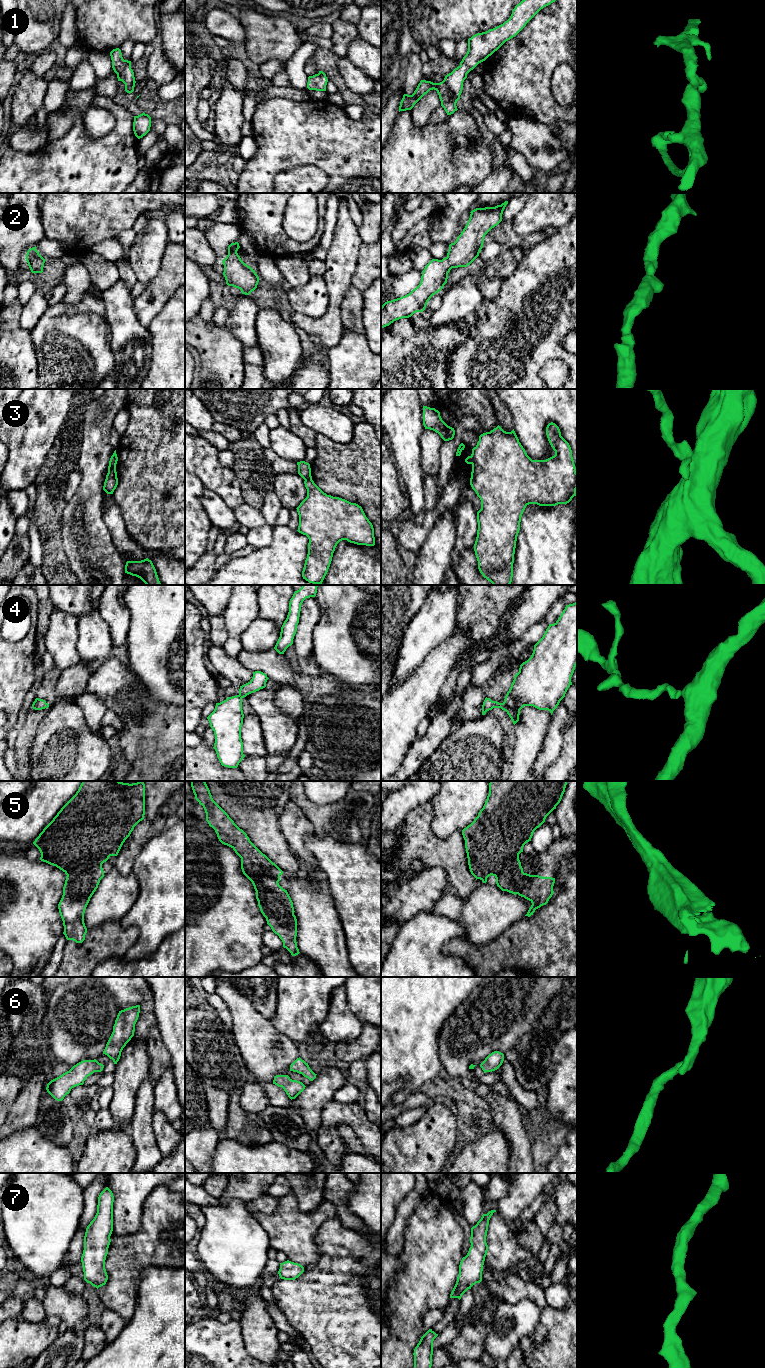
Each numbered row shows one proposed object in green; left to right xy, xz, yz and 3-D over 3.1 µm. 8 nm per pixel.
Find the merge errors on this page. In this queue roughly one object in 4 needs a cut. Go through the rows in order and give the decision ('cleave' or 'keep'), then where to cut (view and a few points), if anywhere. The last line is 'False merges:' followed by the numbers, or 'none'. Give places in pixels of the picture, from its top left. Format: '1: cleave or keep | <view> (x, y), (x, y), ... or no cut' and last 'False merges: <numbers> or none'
1: keep | no cut
2: keep | no cut
3: cleave | xy (115, 466), (108, 472)
4: keep | no cut
5: cleave | xz (293, 914), (283, 906), (265, 917)
6: keep | no cut
7: keep | no cut
False merges: 3, 5

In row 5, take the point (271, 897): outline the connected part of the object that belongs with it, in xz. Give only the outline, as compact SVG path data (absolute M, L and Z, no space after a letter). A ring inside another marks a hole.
M260 875L258 882L254 885L256 899L263 916L275 917L282 915L282 907L286 906L290 912L286 917L294 915L293 902L287 892L279 883L270 876Z

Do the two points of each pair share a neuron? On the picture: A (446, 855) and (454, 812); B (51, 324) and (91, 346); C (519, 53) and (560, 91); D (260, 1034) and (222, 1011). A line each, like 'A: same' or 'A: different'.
A: different
B: same
C: different
D: different

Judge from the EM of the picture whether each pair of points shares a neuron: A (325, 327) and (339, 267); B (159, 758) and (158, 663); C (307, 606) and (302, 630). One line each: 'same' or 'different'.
A: same
B: different
C: same

